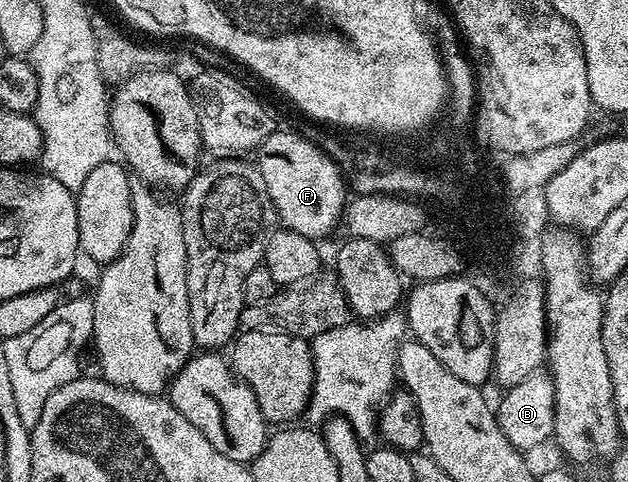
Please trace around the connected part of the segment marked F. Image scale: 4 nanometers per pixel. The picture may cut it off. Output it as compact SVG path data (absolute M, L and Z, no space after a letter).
M278 129L270 133L255 152L255 166L271 193L278 220L288 230L314 241L322 241L342 222L347 206L347 184L339 166L316 142L293 131Z

